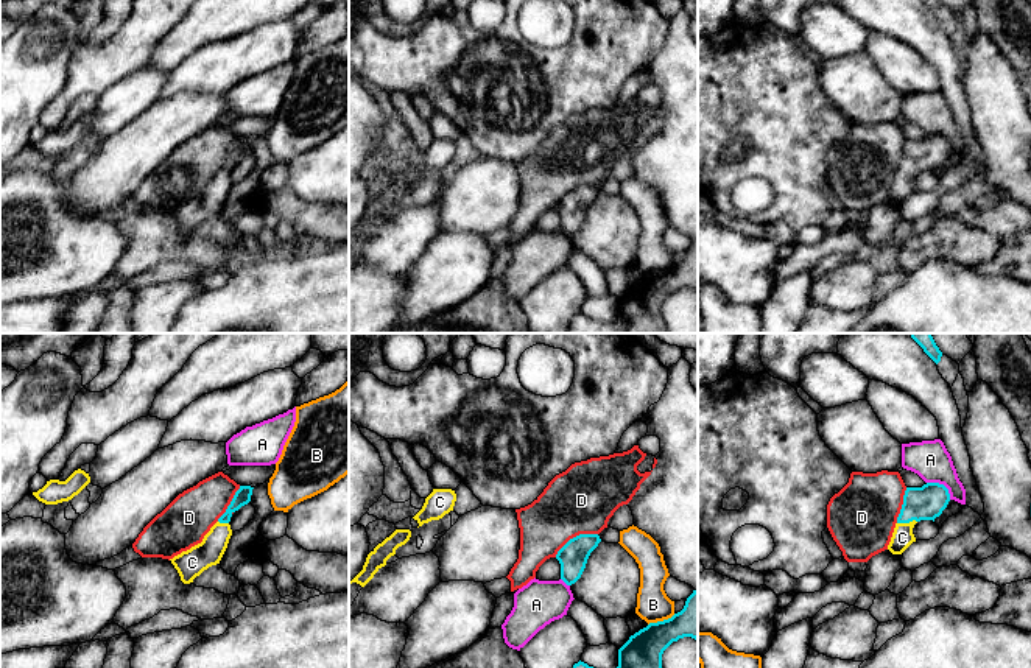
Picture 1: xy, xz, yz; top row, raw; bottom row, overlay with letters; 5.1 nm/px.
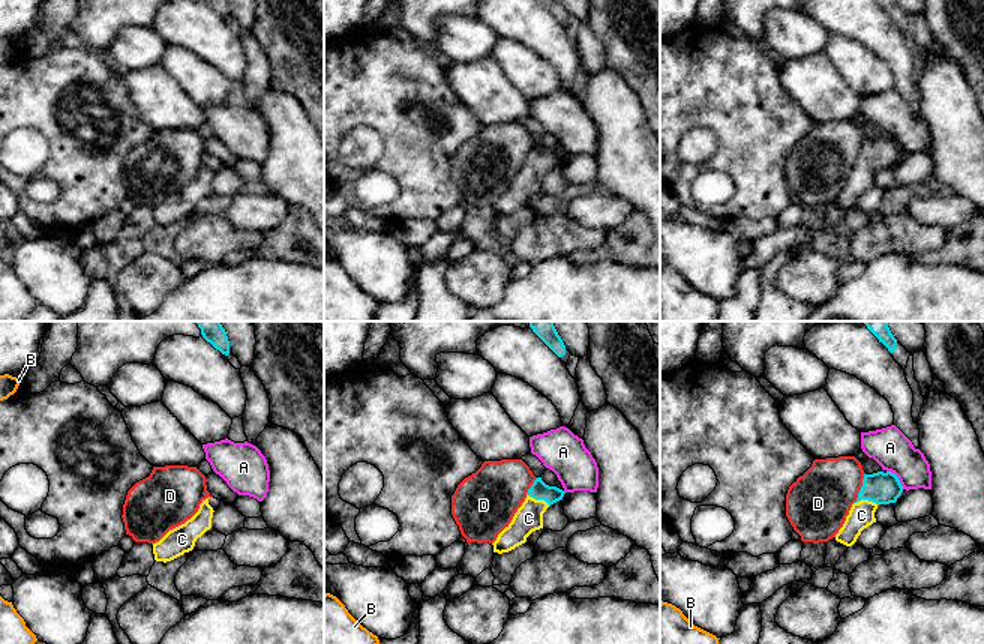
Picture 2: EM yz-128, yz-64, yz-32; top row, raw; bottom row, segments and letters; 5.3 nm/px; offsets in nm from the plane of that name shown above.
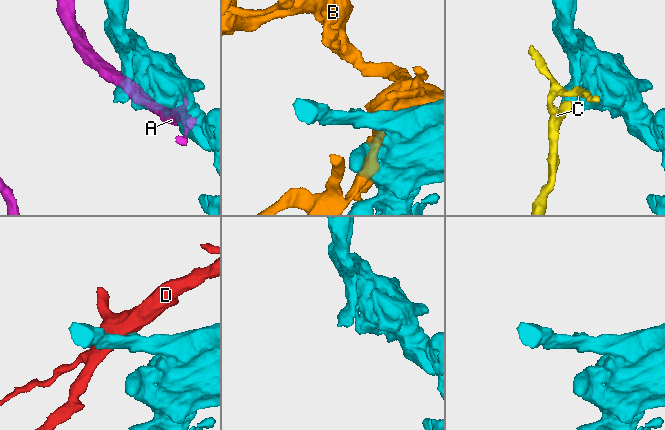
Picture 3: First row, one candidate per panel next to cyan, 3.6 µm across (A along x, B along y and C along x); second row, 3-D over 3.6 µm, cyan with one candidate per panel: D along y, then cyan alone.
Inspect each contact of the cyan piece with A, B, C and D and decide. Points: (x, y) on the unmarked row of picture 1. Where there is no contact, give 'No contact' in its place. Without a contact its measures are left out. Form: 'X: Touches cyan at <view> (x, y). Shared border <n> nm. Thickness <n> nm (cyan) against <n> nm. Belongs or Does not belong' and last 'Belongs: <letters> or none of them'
A: Touches cyan at yz (943, 136). Shared border 160 nm. Thickness 180 nm (cyan) against 200 nm. Does not belong
B: Touches cyan at xz (661, 273). Shared border 160 nm. Thickness 220 nm (cyan) against 170 nm. Does not belong
C: Touches cyan at yz (907, 173). Shared border 110 nm. Thickness 180 nm (cyan) against 110 nm. Belongs
D: Touches cyan at xz (577, 187). Shared border 260 nm. Thickness 150 nm (cyan) against 340 nm. Does not belong
Belongs: C

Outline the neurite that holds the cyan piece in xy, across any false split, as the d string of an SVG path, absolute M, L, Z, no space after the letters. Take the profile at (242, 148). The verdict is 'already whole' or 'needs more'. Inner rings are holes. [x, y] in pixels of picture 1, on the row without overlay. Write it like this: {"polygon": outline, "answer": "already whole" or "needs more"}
{"polygon": "M240 137L226 163L204 187L202 193L170 210L184 235L193 234L204 221L220 215L232 187L230 168L251 153L252 140L251 137Z", "answer": "needs more"}

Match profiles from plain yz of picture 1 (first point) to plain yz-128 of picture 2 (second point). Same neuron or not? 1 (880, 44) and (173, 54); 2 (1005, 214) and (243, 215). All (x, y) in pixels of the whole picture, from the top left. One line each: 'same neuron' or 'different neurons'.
1: same neuron
2: same neuron

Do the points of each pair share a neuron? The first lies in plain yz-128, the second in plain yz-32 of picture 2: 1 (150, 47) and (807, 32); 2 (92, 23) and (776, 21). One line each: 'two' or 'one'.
1: one
2: two

